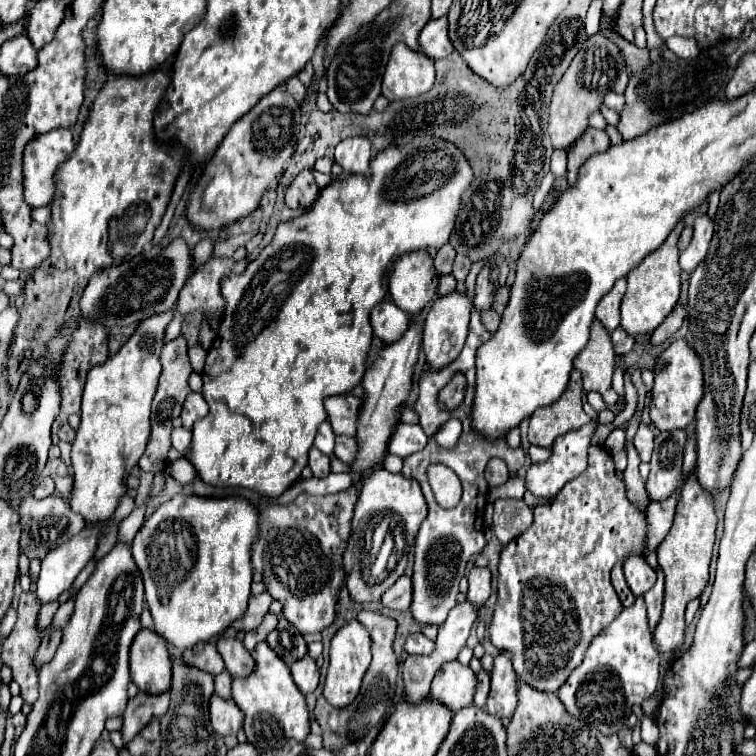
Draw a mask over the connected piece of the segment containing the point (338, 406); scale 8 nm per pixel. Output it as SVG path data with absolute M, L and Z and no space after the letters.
M336 395L324 401L328 411L328 421L336 435L352 435L358 431L358 415L362 409L362 399L354 395Z

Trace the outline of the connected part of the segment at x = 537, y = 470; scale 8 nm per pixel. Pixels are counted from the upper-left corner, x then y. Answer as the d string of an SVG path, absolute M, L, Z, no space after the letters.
M586 405L586 413L592 417L590 423L586 423L584 427L578 427L578 429L572 429L568 431L566 435L560 435L560 439L556 439L554 447L552 447L552 457L544 463L532 463L528 467L528 473L526 473L526 489L538 497L554 497L556 491L560 491L568 481L576 479L588 465L588 447L592 443L592 437L594 437L594 431L598 427L598 413Z

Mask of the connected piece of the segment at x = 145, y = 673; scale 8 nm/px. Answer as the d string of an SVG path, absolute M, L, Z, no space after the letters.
M140 629L132 641L130 677L140 691L148 691L150 695L160 695L170 689L172 665L168 647L152 629Z

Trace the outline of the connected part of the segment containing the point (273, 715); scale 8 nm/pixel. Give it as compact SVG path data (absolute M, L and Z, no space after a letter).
M262 641L254 647L254 671L246 679L232 681L232 699L244 711L246 739L258 749L272 749L272 737L284 735L286 739L304 741L310 733L310 711L304 695L292 681L288 665Z

